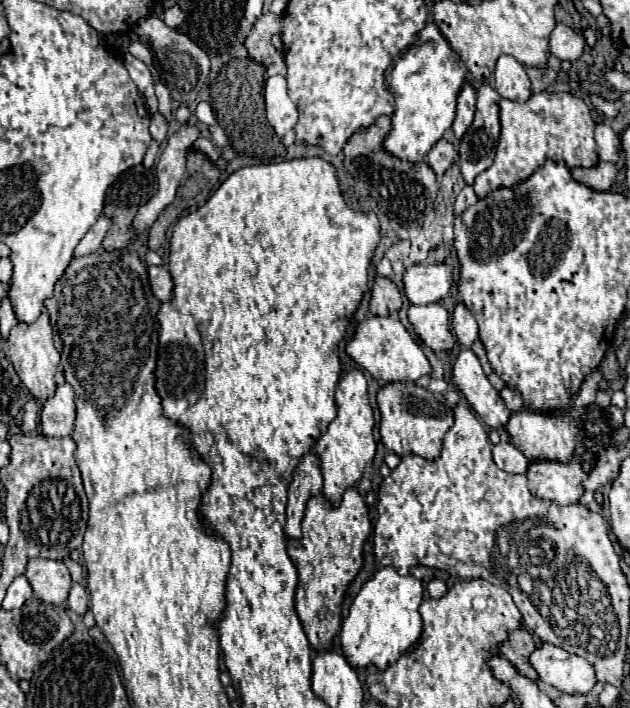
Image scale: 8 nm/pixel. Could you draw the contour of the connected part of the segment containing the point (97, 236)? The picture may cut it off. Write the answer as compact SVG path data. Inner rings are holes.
M99 217L97 223L87 231L87 235L79 241L77 249L75 249L75 255L89 255L93 253L97 247L101 247L101 241L105 237L105 233L109 231L111 227L111 217Z

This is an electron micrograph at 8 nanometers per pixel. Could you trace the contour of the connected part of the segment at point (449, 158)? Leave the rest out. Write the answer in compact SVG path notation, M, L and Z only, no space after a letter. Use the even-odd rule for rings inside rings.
M447 139L437 141L429 155L427 155L427 163L431 165L431 169L435 171L437 177L441 177L453 163L457 163L457 149L453 143L449 143Z

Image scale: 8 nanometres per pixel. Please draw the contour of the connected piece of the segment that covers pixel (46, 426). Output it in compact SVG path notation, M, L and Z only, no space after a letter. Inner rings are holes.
M69 383L57 387L55 395L49 401L43 401L41 409L41 433L45 437L69 437L75 423L73 409L73 389Z

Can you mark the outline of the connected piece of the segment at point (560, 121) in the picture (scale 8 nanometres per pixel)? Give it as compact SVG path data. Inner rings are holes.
M533 93L525 103L501 99L501 137L493 165L477 175L473 189L477 197L487 197L493 189L513 189L521 181L529 179L543 161L551 159L565 163L567 169L595 167L599 163L597 145L593 139L595 123L589 115L587 103L571 93Z

